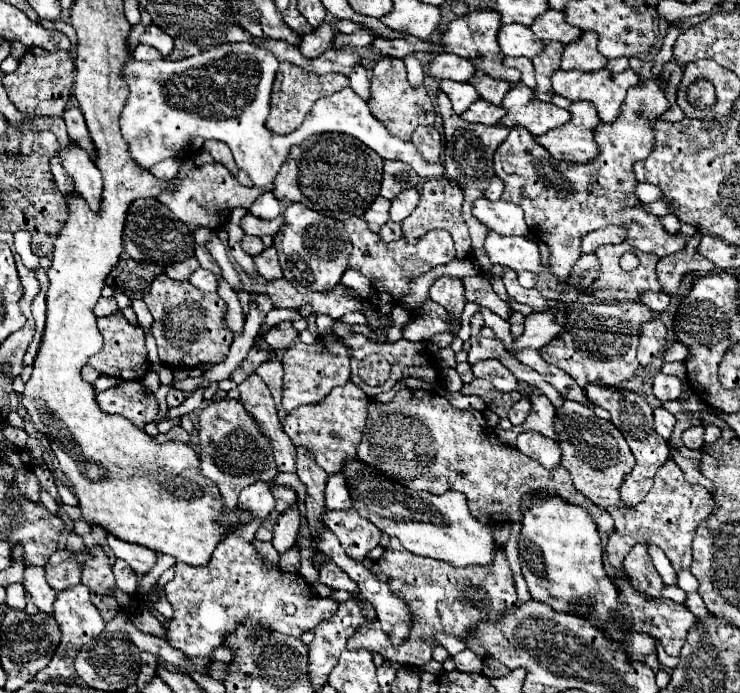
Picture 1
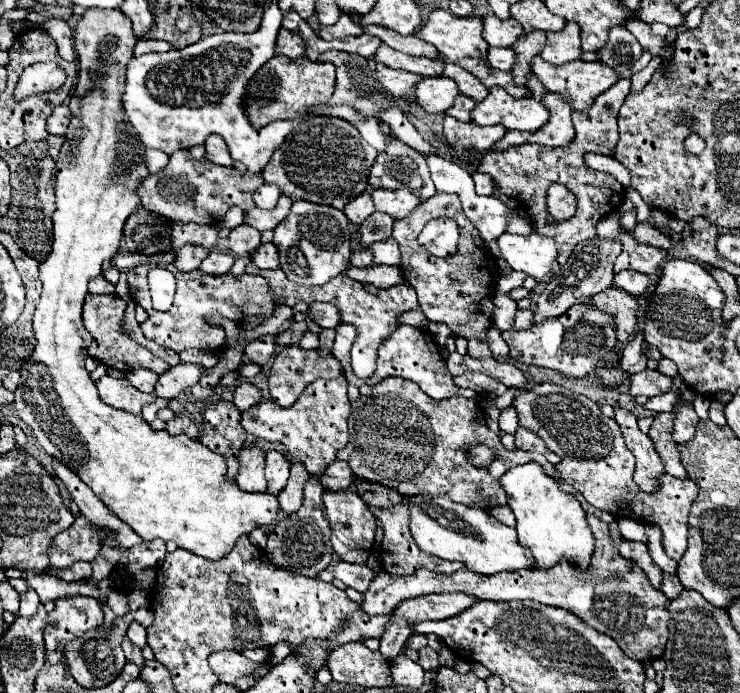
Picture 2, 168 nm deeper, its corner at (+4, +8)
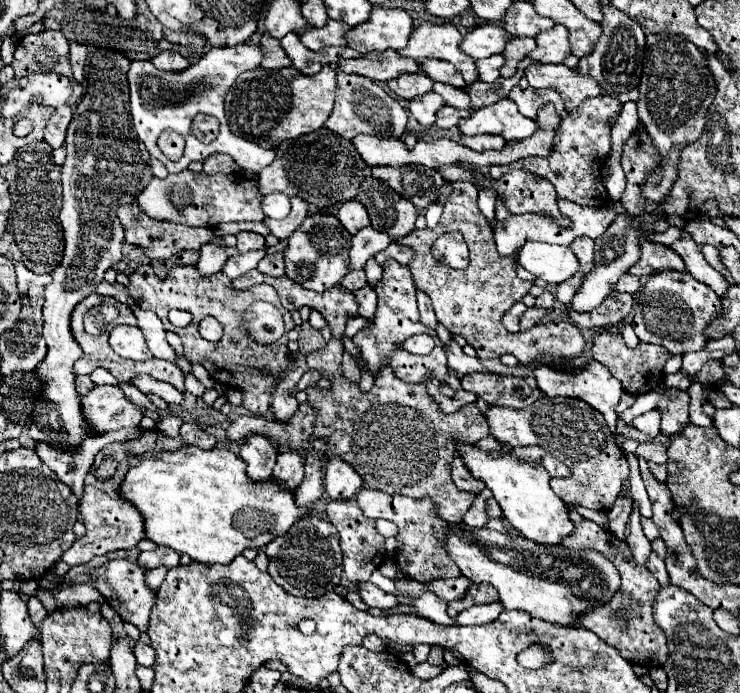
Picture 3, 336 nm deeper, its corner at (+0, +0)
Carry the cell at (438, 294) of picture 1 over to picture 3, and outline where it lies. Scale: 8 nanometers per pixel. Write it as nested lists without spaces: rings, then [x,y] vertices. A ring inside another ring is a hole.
[[[452,182],[452,196],[448,196],[444,204],[444,212],[436,230],[414,230],[406,238],[398,240],[402,246],[410,246],[414,250],[414,260],[408,264],[412,270],[412,278],[416,288],[424,290],[434,306],[438,322],[442,322],[450,334],[460,334],[464,340],[476,350],[478,358],[500,358],[502,354],[514,354],[522,364],[530,362],[544,362],[554,358],[574,358],[578,356],[586,342],[580,332],[572,332],[572,356],[540,356],[540,348],[544,348],[544,336],[540,332],[522,330],[512,334],[504,328],[502,316],[514,304],[512,300],[522,300],[524,294],[530,290],[530,282],[524,282],[516,274],[516,254],[500,256],[496,252],[492,228],[488,228],[488,220],[476,206],[478,188],[470,182]],[[458,230],[468,248],[470,248],[470,264],[464,270],[454,270],[438,264],[432,256],[431,245],[434,240],[446,232]]]

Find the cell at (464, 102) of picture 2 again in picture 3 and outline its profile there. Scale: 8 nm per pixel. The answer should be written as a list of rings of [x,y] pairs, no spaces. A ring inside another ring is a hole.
[[[444,106],[440,108],[440,112],[436,114],[436,126],[438,128],[452,128],[458,124],[460,118],[464,118],[468,112],[466,110],[458,110],[458,108],[450,108],[450,106]]]

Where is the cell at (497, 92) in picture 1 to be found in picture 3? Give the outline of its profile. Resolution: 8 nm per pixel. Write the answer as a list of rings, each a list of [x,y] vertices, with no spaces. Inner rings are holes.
[[[436,82],[432,90],[444,98],[444,104],[446,106],[466,108],[466,110],[470,108],[470,96],[468,96],[466,90],[458,90],[458,88],[452,88],[448,84],[440,84],[440,82]]]

